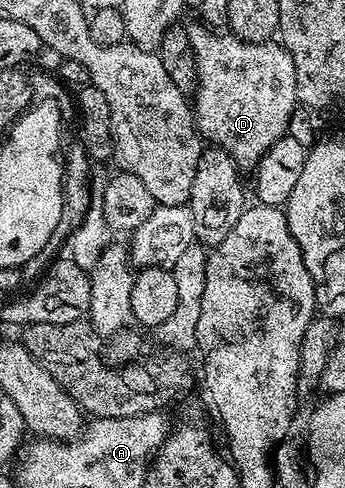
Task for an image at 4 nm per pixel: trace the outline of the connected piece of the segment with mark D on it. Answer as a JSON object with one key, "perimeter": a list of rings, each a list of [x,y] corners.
{"perimeter":[[[203,23],[187,25],[190,57],[196,65],[194,123],[209,145],[220,148],[235,162],[237,169],[255,169],[256,164],[287,133],[292,113],[297,111],[294,62],[284,47],[276,42],[248,44],[231,34],[221,34]]]}

